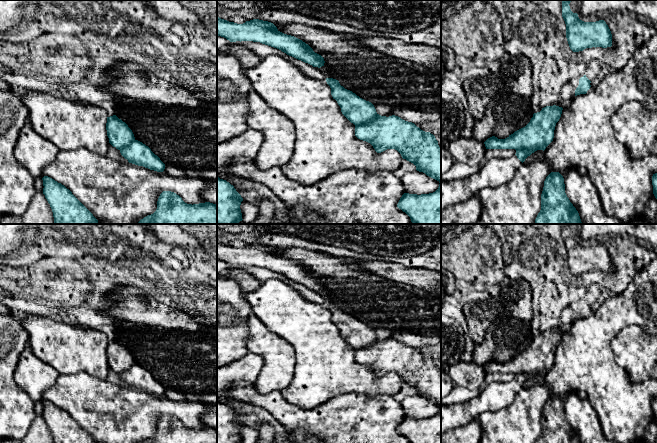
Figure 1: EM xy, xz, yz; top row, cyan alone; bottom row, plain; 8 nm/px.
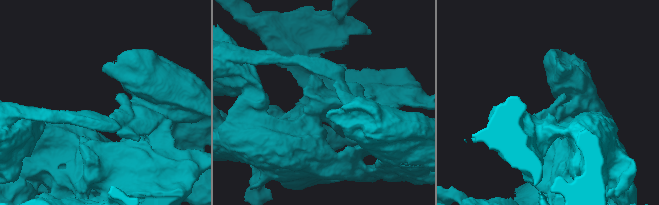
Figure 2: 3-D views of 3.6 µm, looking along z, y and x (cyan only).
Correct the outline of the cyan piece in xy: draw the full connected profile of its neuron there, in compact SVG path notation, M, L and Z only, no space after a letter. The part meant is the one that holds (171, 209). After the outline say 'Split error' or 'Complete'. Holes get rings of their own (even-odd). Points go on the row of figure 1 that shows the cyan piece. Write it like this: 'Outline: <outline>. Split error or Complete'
Outline: M163 191L156 211L138 224L217 224L217 205L210 202L187 204L176 193Z. Complete

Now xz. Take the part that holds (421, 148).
Outline: M326 78L326 82L330 86L331 95L340 106L342 114L355 125L355 136L358 139L370 143L377 153L387 149L397 150L403 159L416 166L417 171L425 173L440 183L438 189L433 193L421 195L404 193L397 207L410 217L412 224L441 224L441 148L435 136L398 116L379 115L371 102L345 89L336 79Z. Complete

